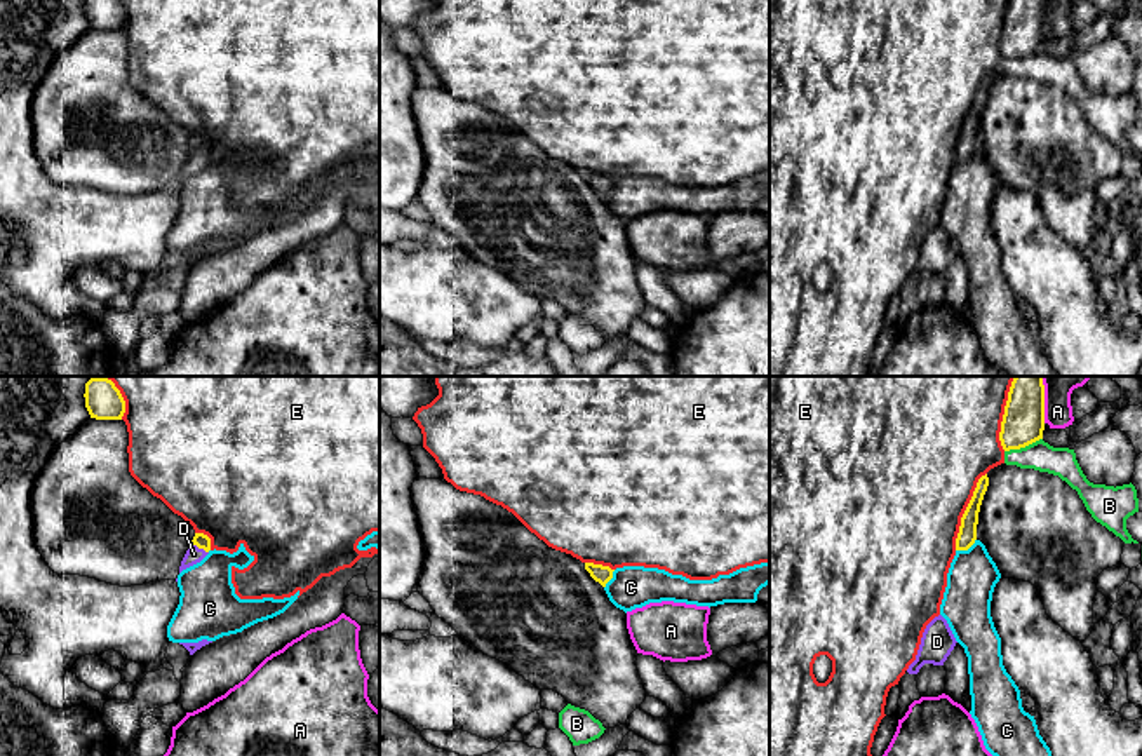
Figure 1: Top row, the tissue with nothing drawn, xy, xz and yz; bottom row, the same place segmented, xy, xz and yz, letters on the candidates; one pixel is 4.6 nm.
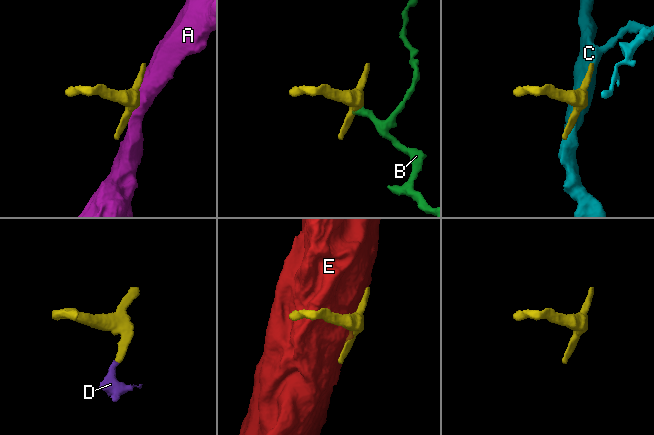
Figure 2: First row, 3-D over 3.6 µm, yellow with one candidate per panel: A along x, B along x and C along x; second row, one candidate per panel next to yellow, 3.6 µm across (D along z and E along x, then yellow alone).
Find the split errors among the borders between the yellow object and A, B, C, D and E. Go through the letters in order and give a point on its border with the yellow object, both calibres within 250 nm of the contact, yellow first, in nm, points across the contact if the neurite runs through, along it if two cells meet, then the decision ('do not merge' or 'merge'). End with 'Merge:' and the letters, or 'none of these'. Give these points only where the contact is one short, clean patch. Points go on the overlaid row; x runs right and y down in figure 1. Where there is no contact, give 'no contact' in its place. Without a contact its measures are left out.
A: contact yz (1043, 399); calibres 190 and 170 nm; do not merge
B: contact yz (1022, 446); calibres 190 and 140 nm; border yz (1041, 438), (1005, 452); do not merge
C: contact yz (967, 549); calibres 90 and 220 nm; do not merge
D: contact xy (201, 547); calibres 70 and 80 nm; way xy (201, 540), (201, 547), (194, 554); merge
E: contact yz (965, 511); calibres 90 and 500 nm; do not merge
Merge: D

